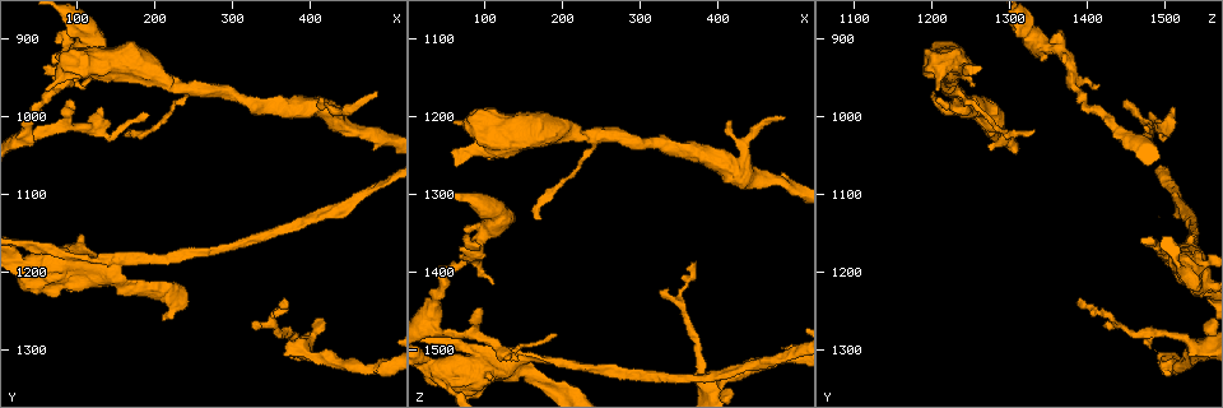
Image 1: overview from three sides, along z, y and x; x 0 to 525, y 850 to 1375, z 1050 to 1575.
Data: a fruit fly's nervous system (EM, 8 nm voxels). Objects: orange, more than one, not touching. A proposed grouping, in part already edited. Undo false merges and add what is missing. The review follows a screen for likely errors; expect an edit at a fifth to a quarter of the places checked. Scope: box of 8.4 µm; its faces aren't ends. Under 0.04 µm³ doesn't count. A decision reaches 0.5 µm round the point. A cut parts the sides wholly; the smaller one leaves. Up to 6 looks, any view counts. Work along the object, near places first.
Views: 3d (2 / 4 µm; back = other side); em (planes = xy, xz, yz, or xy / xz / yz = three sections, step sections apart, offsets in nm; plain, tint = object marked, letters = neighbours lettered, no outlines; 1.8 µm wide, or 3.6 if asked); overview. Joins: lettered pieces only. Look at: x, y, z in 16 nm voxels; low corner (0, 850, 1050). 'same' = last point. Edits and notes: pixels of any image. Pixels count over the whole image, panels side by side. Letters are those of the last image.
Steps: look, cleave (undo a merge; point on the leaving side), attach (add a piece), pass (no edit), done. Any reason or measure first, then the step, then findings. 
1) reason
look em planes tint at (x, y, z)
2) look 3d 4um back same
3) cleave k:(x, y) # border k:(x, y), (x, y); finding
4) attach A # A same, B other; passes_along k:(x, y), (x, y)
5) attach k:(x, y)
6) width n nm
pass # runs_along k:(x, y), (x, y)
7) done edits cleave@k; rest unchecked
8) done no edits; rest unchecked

thin end
look em planes plain at (485, 970, 1200)

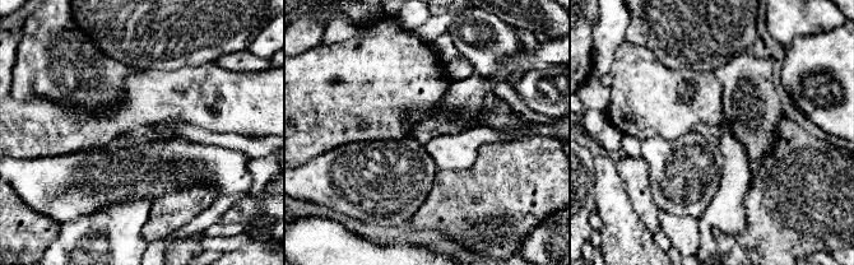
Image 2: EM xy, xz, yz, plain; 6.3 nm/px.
what lies round it
look em planes letters same

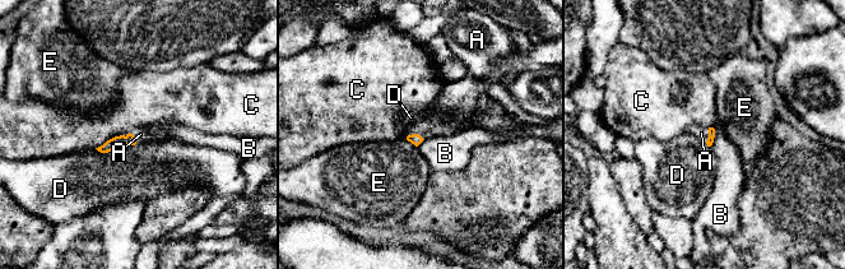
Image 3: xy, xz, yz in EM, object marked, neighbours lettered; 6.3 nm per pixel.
attach A # A same, B other, C other, D other, E other; passes_along 3:(117, 142), (133, 135), (140, 134); the cell continues

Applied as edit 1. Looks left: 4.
look overview

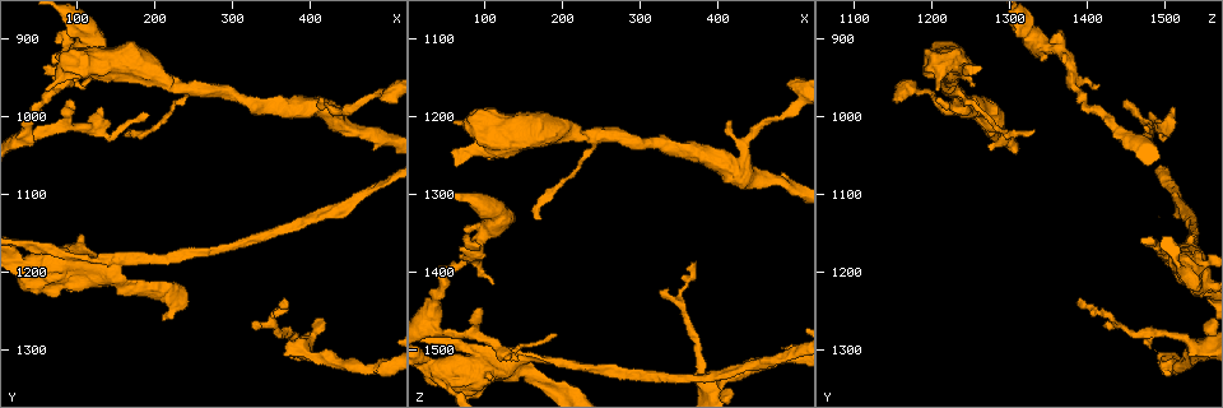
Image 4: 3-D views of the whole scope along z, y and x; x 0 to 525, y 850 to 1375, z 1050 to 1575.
branch stops here
look 3d 2um back at (365, 1235, 1390)

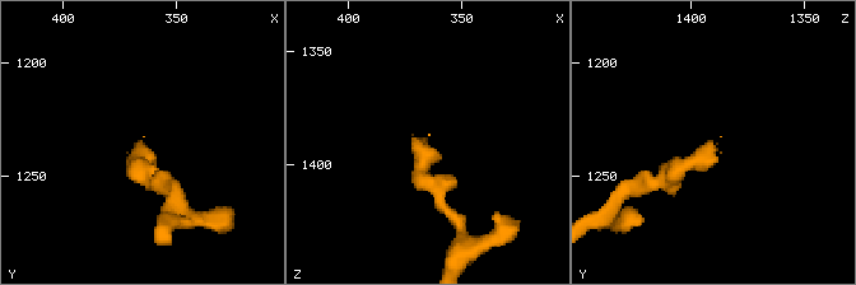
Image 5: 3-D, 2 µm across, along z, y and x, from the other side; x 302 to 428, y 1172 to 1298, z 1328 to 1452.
now the EM
look em planes letters at (368, 1237, 1391)

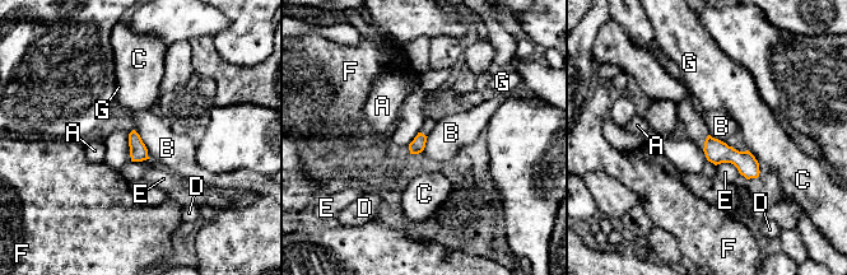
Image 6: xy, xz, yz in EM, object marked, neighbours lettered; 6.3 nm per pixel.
width 90 nm
pass # A other, B other, C other, D other, E other, F other, G other; none of them fits

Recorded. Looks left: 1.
thin end
look em planes letters at (70, 920, 1345)

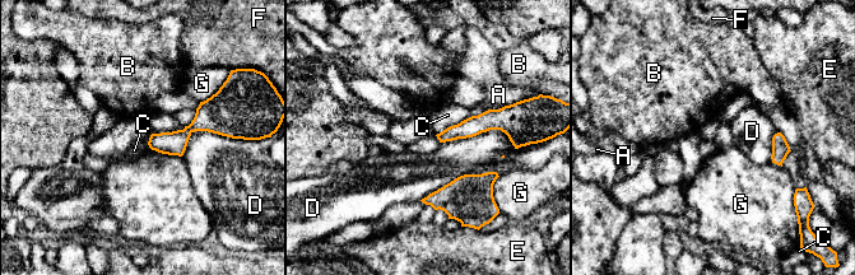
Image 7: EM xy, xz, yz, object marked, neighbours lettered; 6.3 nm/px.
pass # A other, B other, C other, D other, E other, F other, G other; runs_along 7:(210, 101), (175, 143), (152, 144); no lettered piece goes on from it

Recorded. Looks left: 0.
done edits attach@3; rest unchecked

